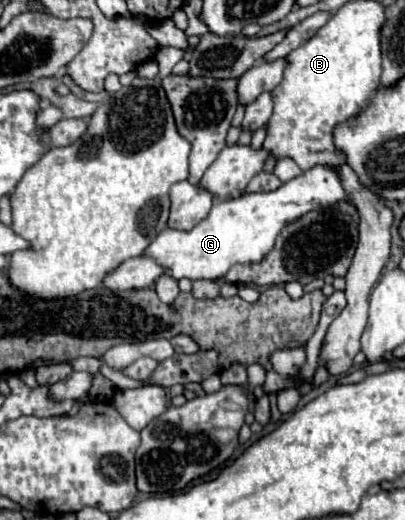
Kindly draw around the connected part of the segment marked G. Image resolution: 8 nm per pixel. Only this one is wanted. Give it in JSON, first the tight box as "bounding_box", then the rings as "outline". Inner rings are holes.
{"bounding_box":[145,164,349,280],"outline":[[[315,164],[293,180],[283,182],[277,190],[245,192],[235,200],[215,202],[209,216],[203,218],[203,222],[199,222],[191,232],[165,228],[157,234],[155,242],[151,242],[145,254],[157,262],[163,262],[163,266],[167,266],[167,274],[177,280],[221,278],[235,264],[261,262],[271,252],[281,230],[293,224],[297,218],[311,210],[335,206],[341,200],[349,202],[349,196],[343,188],[337,166]]]}

